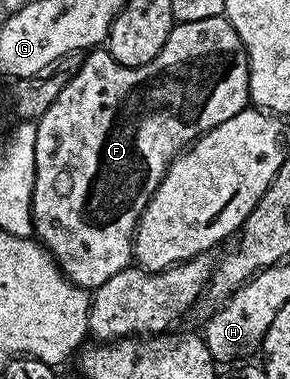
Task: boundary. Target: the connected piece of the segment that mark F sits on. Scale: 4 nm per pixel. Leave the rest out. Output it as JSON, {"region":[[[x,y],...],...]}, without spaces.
{"region":[[[227,16],[202,18],[202,22],[173,23],[170,38],[166,38],[166,46],[158,50],[158,58],[146,62],[146,66],[131,68],[122,66],[106,50],[92,50],[83,57],[80,69],[64,84],[64,89],[52,100],[52,105],[41,114],[40,120],[35,121],[36,141],[34,142],[34,162],[36,163],[36,177],[34,178],[34,194],[32,195],[32,226],[35,239],[39,240],[48,253],[51,254],[61,272],[80,288],[95,290],[106,282],[106,278],[114,278],[122,269],[129,267],[134,260],[134,237],[136,227],[166,170],[175,162],[177,156],[193,144],[199,136],[206,135],[214,126],[222,126],[234,114],[249,107],[248,83],[248,55],[242,46],[242,38],[234,30]]]}

